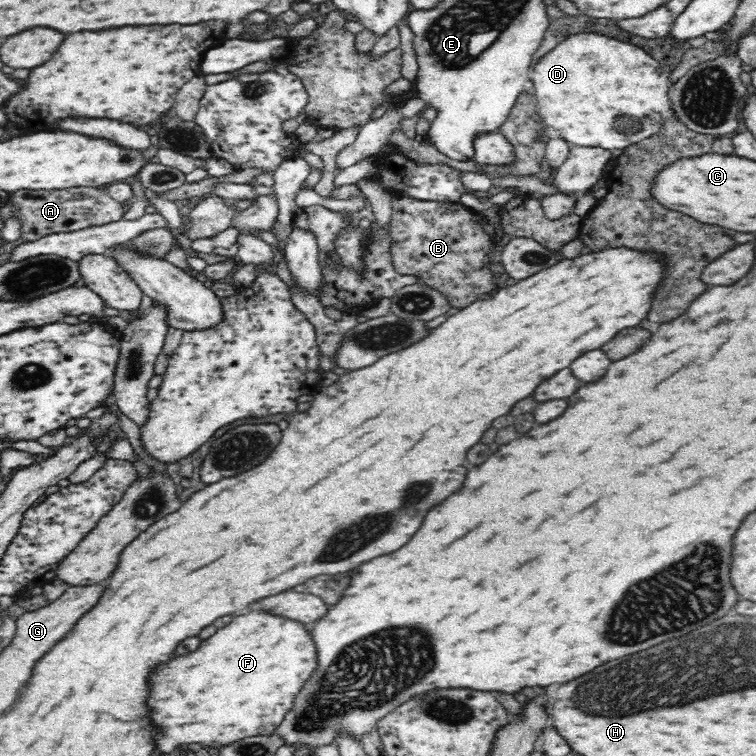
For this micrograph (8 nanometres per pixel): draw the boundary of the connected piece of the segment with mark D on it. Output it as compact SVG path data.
M580 33L560 42L535 66L528 73L537 102L537 114L546 127L558 130L560 138L570 146L598 147L610 152L616 148L626 148L655 135L662 128L664 120L672 116L668 100L668 74L660 74L660 64L642 48L630 43L600 34Z

